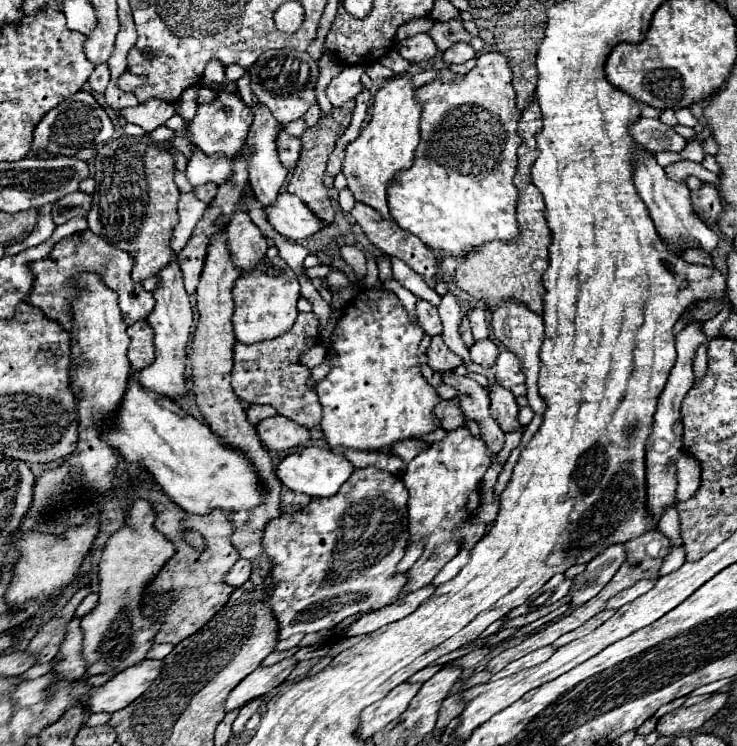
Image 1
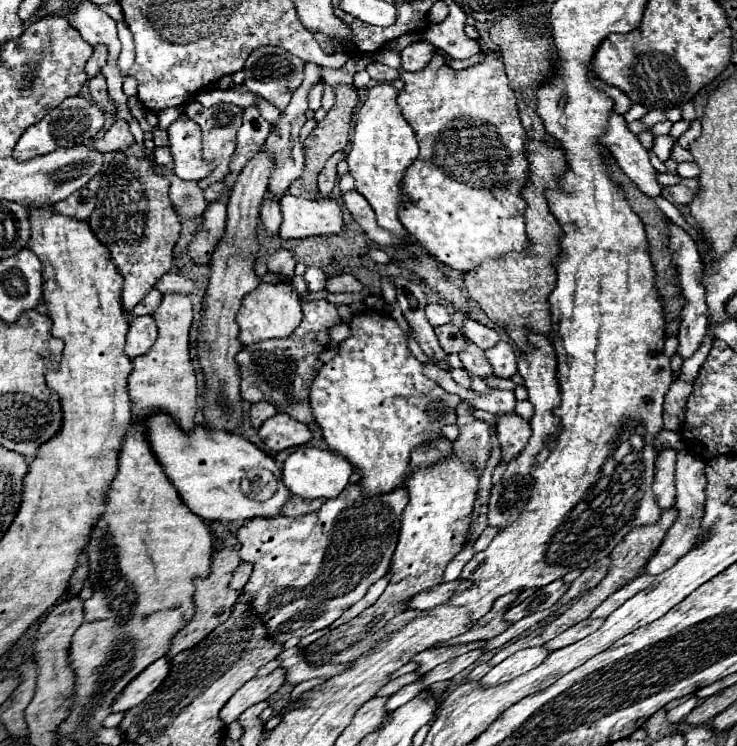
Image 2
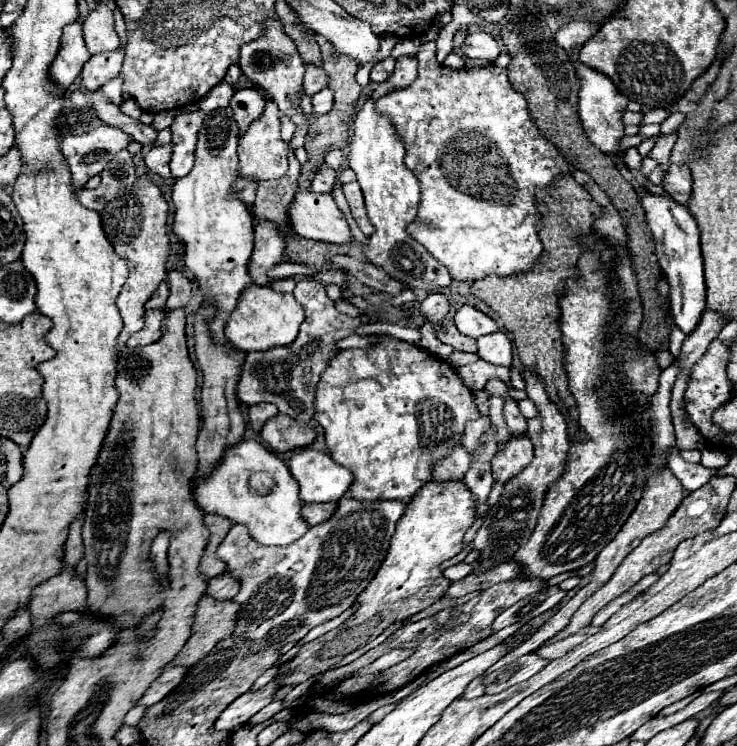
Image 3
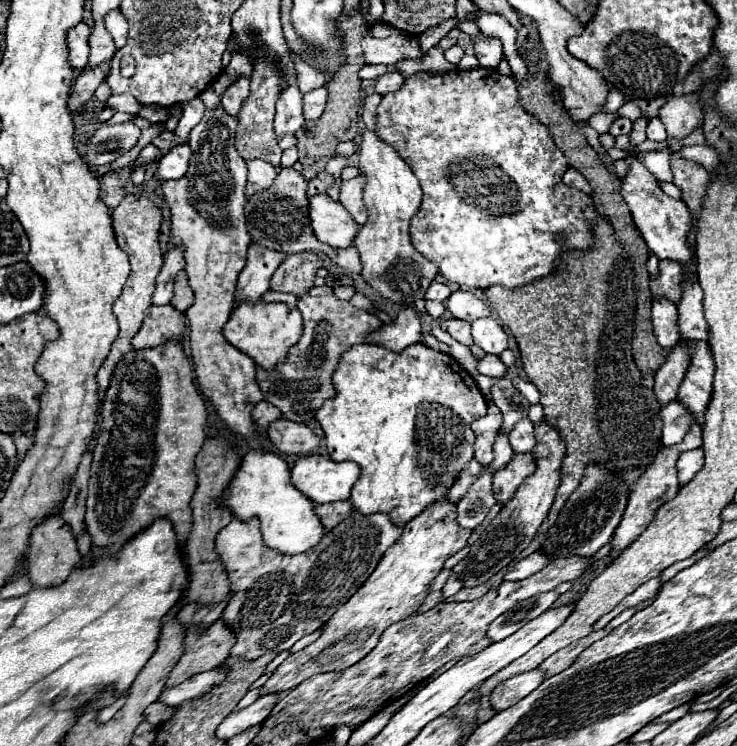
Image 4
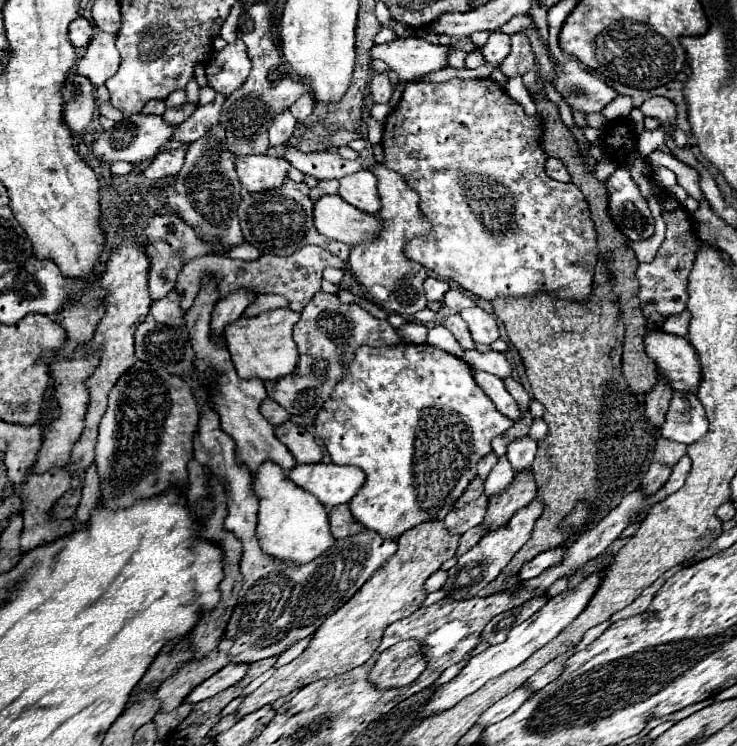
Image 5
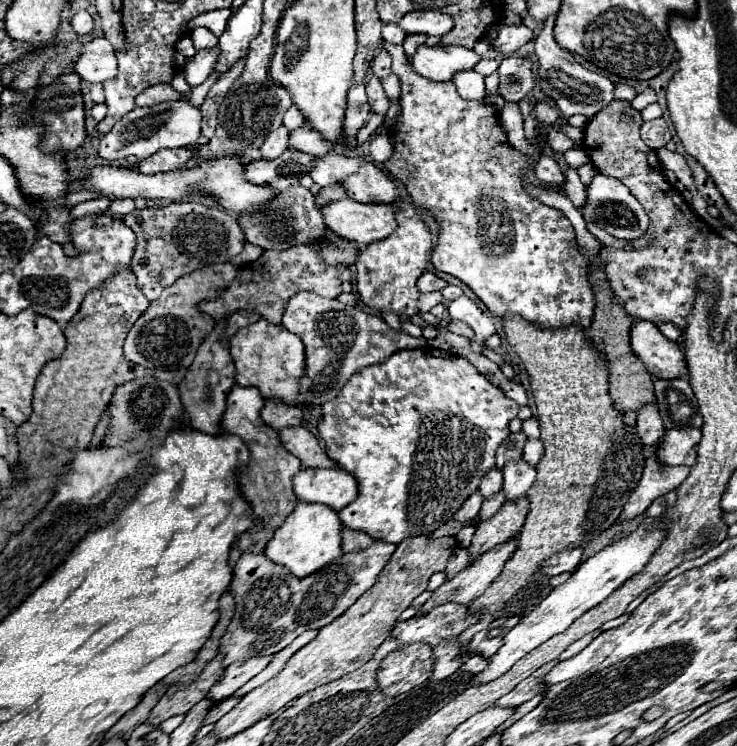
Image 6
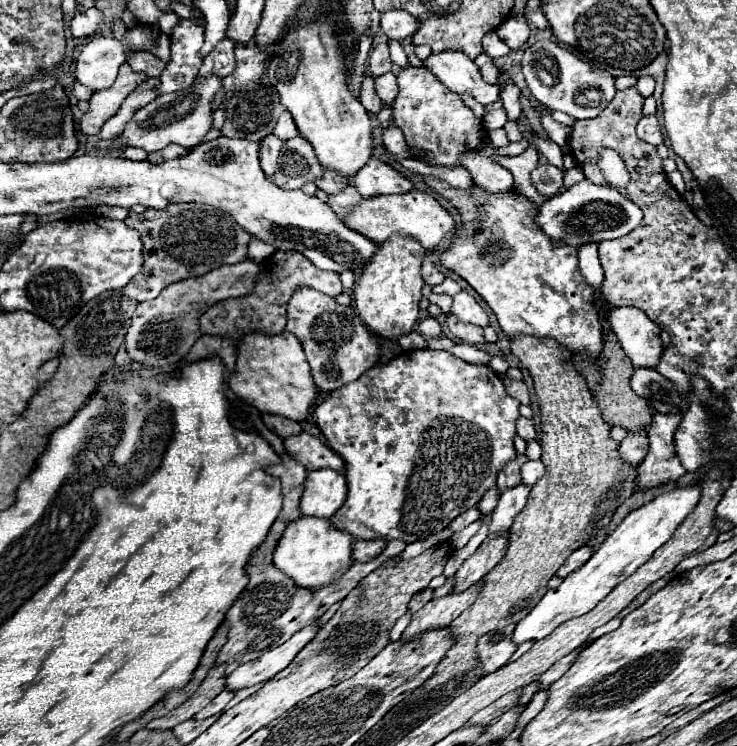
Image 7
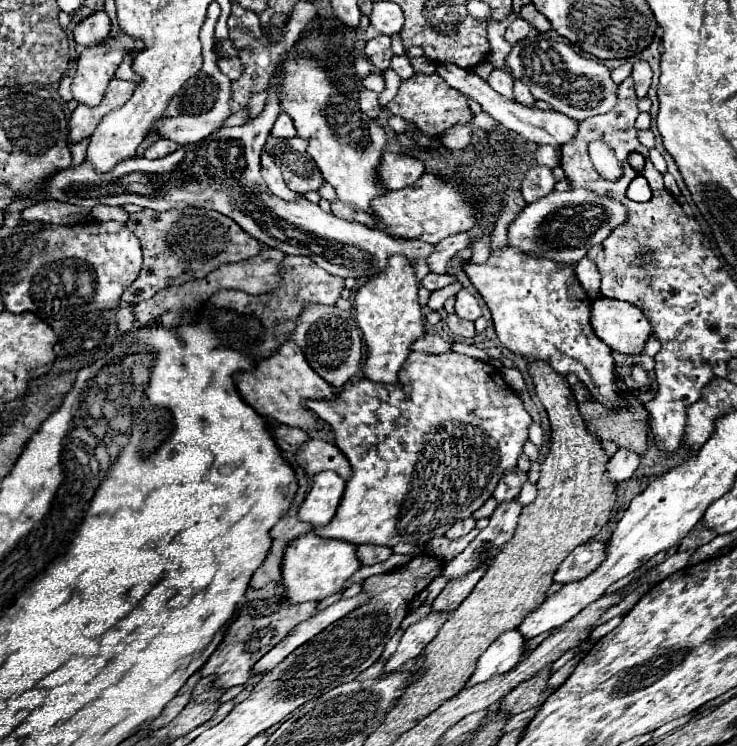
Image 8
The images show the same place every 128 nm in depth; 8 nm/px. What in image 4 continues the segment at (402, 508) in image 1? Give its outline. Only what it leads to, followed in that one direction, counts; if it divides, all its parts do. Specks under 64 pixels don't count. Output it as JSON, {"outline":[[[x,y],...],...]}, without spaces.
{"outline":[[[352,510],[346,520],[324,534],[316,548],[304,554],[288,556],[264,546],[258,524],[232,518],[232,522],[216,538],[216,552],[228,570],[230,586],[234,590],[234,596],[222,614],[228,628],[236,634],[236,644],[232,646],[230,654],[254,660],[266,652],[282,652],[292,648],[302,636],[326,624],[334,616],[334,612],[342,604],[346,604],[352,594],[356,594],[356,590],[374,572],[384,552],[396,542],[396,538],[400,538],[400,534],[402,528],[392,526],[392,520],[386,514],[360,514],[358,510]]]}

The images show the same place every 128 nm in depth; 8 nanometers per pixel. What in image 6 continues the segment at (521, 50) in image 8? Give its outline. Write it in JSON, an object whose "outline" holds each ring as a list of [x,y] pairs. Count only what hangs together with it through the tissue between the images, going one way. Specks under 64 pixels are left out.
{"outline":[[[548,16],[542,32],[538,34],[538,38],[534,42],[534,50],[536,50],[534,56],[538,60],[538,84],[540,84],[540,88],[558,104],[558,108],[562,110],[562,114],[566,118],[574,116],[574,114],[584,114],[584,116],[598,114],[602,108],[606,108],[612,102],[614,84],[606,76],[582,68],[582,64],[576,62],[574,54],[570,54],[568,50],[560,48],[556,44],[552,28],[554,28],[554,16]]]}

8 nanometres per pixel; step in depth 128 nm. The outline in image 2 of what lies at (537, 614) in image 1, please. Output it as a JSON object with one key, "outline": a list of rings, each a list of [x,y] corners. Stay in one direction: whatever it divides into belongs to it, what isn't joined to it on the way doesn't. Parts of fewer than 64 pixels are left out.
{"outline":[[[510,592],[502,598],[498,598],[492,606],[492,610],[480,618],[480,622],[476,622],[466,634],[458,636],[458,638],[452,638],[452,642],[448,644],[442,644],[442,646],[452,646],[452,644],[468,644],[468,642],[476,642],[476,640],[490,640],[498,634],[502,634],[506,628],[510,628],[510,622],[504,620],[504,612],[508,610],[508,606],[516,600],[520,592]]]}

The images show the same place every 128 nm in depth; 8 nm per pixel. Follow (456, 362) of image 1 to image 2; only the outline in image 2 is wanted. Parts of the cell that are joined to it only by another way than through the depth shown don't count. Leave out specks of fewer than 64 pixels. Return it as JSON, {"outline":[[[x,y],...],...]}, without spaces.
{"outline":[[[444,324],[444,326],[438,326],[434,328],[436,336],[438,336],[438,342],[442,346],[442,350],[446,354],[460,354],[466,346],[466,340],[464,340],[464,334],[462,330],[458,330],[456,326],[452,324]]]}

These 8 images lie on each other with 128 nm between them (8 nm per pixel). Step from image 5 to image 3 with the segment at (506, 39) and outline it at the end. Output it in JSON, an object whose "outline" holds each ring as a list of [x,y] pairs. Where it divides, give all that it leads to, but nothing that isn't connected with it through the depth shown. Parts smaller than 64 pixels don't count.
{"outline":[[[474,32],[466,36],[462,54],[466,58],[484,58],[488,62],[494,62],[494,58],[500,54],[500,44],[486,32]]]}

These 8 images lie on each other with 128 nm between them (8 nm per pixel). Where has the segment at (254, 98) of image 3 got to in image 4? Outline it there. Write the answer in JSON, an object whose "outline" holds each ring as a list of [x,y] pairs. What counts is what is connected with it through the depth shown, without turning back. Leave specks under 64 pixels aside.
{"outline":[[[240,78],[236,80],[224,94],[222,94],[222,108],[236,118],[236,114],[240,112],[240,106],[244,104],[244,98],[248,98],[248,90],[250,90],[250,80],[248,78]]]}

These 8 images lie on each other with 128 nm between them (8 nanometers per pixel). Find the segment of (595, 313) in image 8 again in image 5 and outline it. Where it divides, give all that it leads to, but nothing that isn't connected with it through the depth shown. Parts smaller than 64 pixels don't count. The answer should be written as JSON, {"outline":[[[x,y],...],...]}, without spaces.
{"outline":[[[648,332],[644,344],[646,354],[658,364],[658,374],[664,376],[674,390],[696,394],[696,386],[700,386],[700,362],[696,362],[696,350],[692,350],[686,338]]]}

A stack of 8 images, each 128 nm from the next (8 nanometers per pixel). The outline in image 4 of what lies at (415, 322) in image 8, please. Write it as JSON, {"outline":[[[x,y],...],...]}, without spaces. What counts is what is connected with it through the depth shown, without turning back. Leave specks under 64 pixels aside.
{"outline":[[[368,128],[358,144],[358,168],[366,178],[364,204],[368,208],[368,222],[354,238],[354,246],[364,266],[362,278],[384,298],[400,306],[414,304],[414,300],[424,298],[428,286],[438,276],[438,266],[428,262],[410,242],[410,220],[422,202],[418,178],[392,146]]]}

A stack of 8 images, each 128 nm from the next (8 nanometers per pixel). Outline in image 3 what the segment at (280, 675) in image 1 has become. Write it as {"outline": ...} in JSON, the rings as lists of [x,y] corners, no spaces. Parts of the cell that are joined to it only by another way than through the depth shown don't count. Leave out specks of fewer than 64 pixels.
{"outline":[[[278,680],[268,682],[266,686],[258,688],[258,690],[248,690],[242,696],[238,696],[216,720],[214,728],[216,730],[234,730],[236,726],[242,726],[250,720],[250,716],[254,716],[260,708],[268,706],[274,700],[276,690],[280,688]]]}

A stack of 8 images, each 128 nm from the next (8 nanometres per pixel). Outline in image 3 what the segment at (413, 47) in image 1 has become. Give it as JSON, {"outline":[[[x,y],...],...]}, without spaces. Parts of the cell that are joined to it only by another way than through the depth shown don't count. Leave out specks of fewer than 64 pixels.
{"outline":[[[414,54],[396,58],[396,70],[394,70],[394,74],[392,74],[392,78],[388,82],[394,84],[396,88],[404,88],[404,86],[412,84],[416,80],[416,74],[418,74],[416,66],[418,66],[418,62],[416,62]]]}

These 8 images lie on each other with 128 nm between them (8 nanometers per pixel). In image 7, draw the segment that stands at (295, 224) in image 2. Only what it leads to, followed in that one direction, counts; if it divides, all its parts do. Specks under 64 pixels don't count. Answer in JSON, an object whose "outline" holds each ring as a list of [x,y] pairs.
{"outline":[[[418,190],[406,192],[406,194],[394,194],[394,196],[376,196],[376,198],[362,198],[360,204],[352,206],[350,212],[342,218],[344,224],[358,234],[364,234],[368,240],[380,244],[388,240],[394,232],[402,232],[406,236],[414,236],[420,240],[420,244],[430,250],[436,244],[440,244],[450,232],[454,232],[454,220],[452,216],[430,196]]]}

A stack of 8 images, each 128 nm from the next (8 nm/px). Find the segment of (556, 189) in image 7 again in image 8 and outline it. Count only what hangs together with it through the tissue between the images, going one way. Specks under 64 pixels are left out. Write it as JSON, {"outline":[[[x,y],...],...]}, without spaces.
{"outline":[[[536,164],[526,172],[520,190],[526,202],[536,202],[542,196],[550,194],[554,190],[554,184],[556,184],[556,178],[552,174],[552,168]]]}

